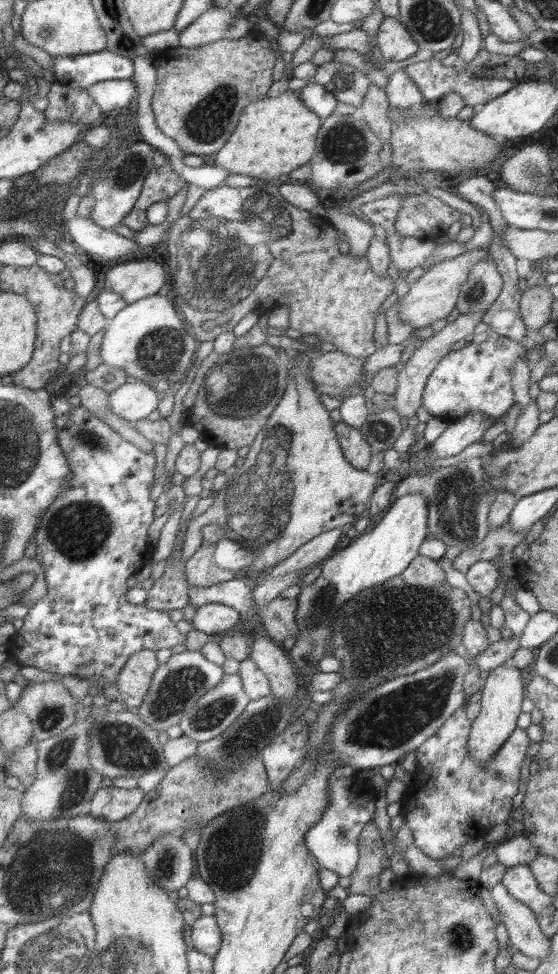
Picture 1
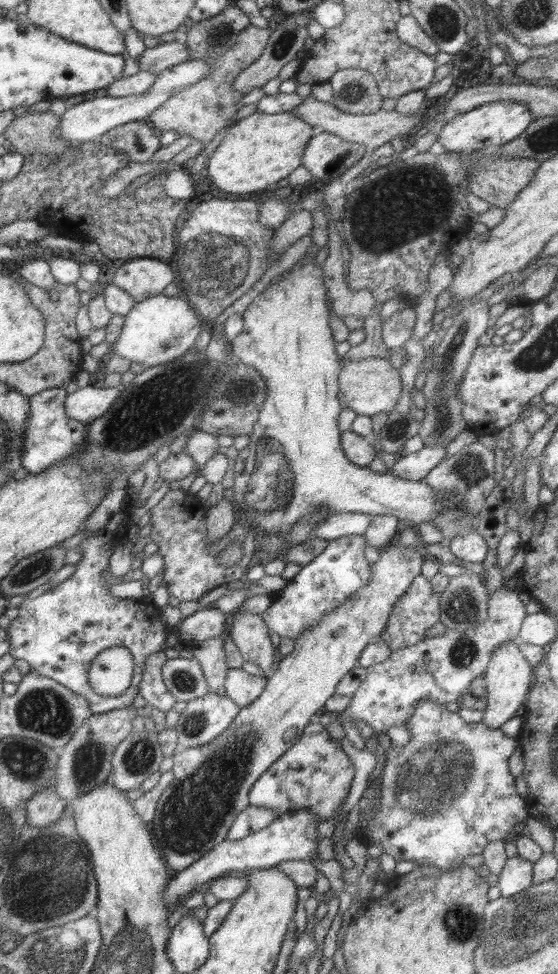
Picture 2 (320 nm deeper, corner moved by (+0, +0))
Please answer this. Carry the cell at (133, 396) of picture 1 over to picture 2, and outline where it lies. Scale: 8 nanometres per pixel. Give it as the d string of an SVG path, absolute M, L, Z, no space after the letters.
M84 386L66 394L63 408L65 414L82 423L95 420L112 406L122 386L110 386L109 388Z

